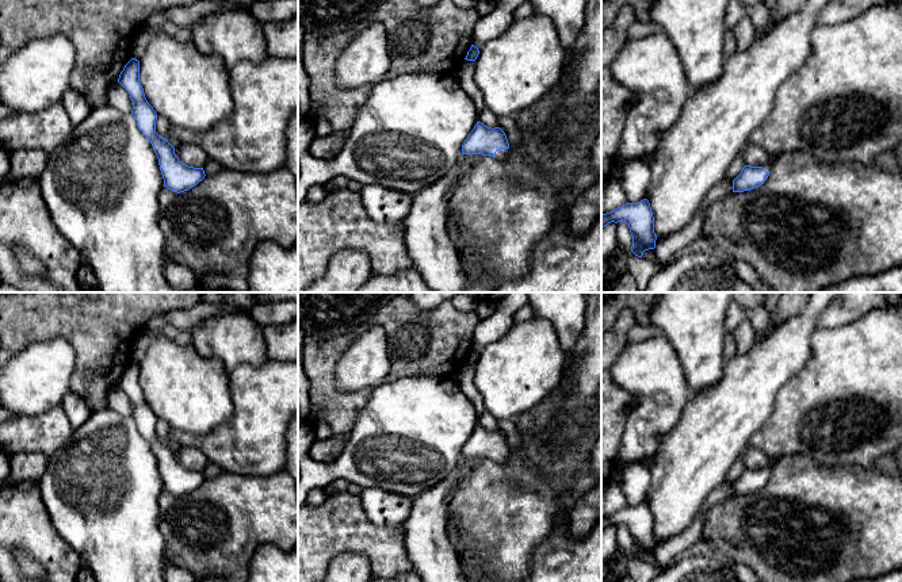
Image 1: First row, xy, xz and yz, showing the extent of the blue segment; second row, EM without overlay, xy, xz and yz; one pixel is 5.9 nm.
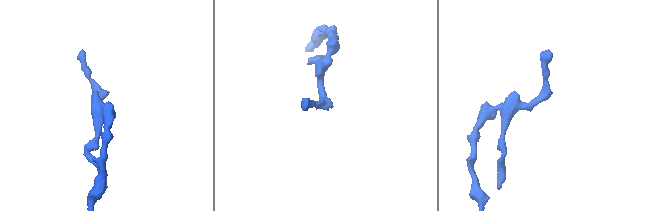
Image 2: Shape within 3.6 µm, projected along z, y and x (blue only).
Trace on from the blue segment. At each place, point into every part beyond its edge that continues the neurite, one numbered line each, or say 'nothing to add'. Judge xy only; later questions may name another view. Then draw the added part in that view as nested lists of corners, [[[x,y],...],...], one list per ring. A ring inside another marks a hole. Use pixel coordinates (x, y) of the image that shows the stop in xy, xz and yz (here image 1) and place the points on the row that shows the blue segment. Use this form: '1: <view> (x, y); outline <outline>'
nothing to add

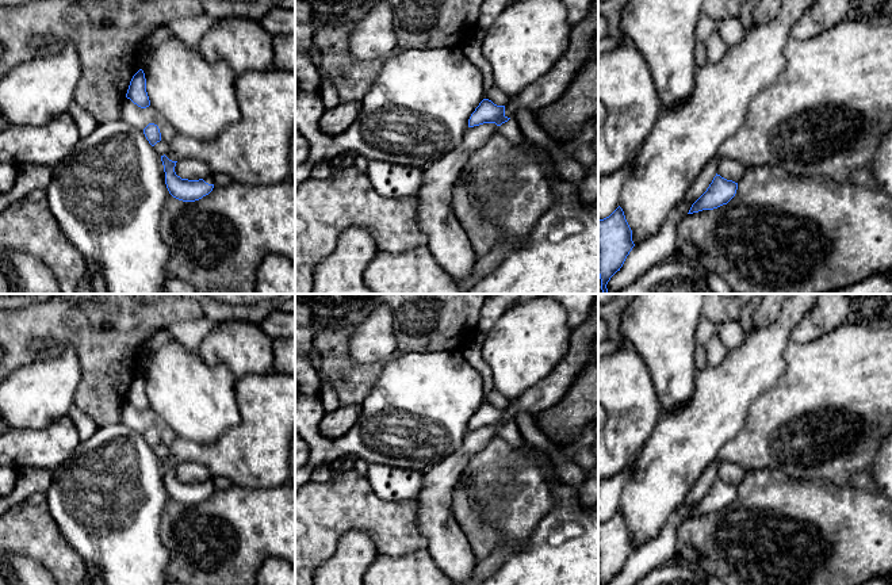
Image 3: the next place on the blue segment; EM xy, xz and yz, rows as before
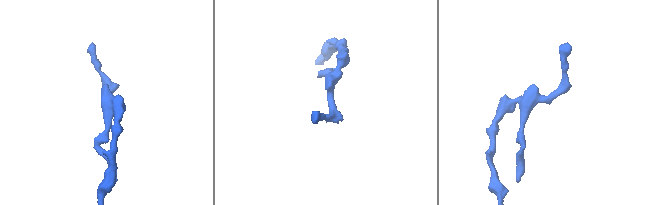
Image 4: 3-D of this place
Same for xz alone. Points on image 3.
1: xz (510, 130); outline [[[514,118],[498,126],[498,133],[508,138],[514,145],[521,145],[524,135]]]

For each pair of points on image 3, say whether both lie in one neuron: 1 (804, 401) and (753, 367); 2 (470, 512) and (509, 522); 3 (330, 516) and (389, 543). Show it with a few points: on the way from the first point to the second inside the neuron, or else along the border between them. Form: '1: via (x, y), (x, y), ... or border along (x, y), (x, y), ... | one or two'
1: border along (784, 351), (785, 373), (751, 402) | two
2: border along (467, 489), (485, 517), (498, 531), (498, 542) | two
3: via (345, 516), (363, 516), (375, 528) | one

